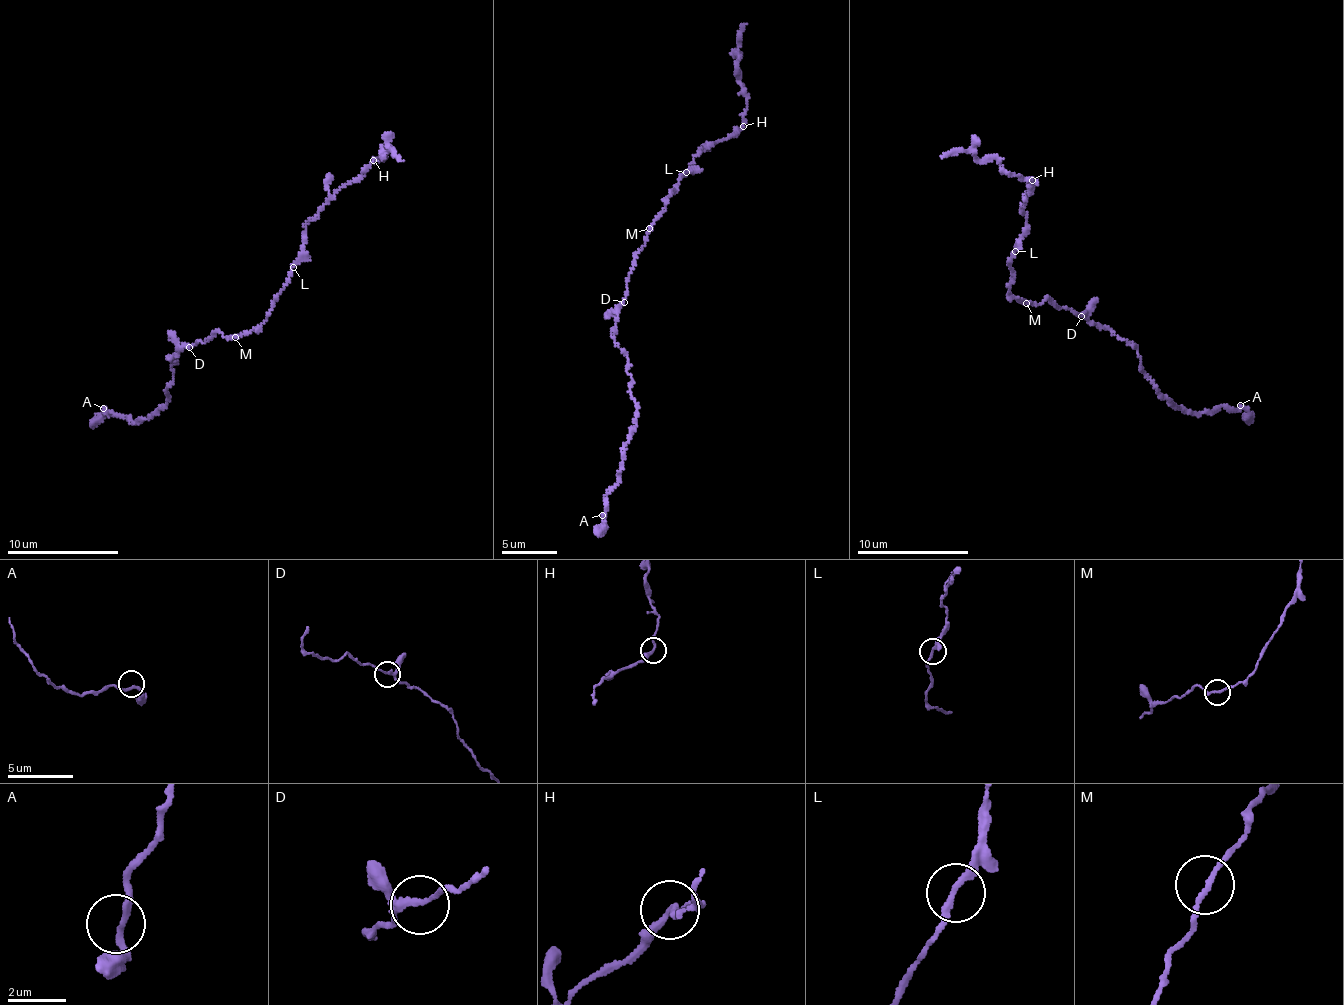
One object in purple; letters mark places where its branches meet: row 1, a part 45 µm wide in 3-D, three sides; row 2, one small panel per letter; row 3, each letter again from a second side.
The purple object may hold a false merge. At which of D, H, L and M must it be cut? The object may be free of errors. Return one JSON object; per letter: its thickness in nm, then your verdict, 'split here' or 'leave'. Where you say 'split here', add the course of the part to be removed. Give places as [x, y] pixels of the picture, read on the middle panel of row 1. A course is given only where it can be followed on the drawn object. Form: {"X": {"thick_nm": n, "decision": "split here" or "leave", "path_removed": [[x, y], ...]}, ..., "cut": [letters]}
{"D": {"thick_nm": 170, "decision": "leave"}, "H": {"thick_nm": 200, "decision": "leave"}, "L": {"thick_nm": 220, "decision": "leave"}, "M": {"thick_nm": 160, "decision": "leave"}, "cut": []}

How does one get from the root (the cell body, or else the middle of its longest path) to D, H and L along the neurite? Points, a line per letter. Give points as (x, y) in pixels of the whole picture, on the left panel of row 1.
D: (234, 336), (226, 338), (219, 332), (189, 347)
H: (234, 336), (267, 318), (274, 295), (281, 292), (299, 255), (306, 221), (373, 160)
L: (234, 336), (257, 327), (267, 318), (274, 295), (281, 292), (294, 267)

